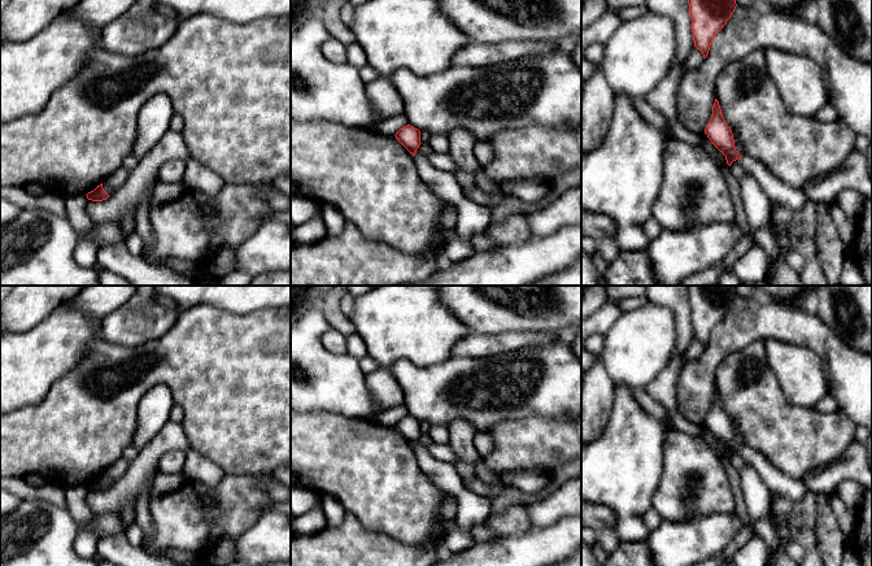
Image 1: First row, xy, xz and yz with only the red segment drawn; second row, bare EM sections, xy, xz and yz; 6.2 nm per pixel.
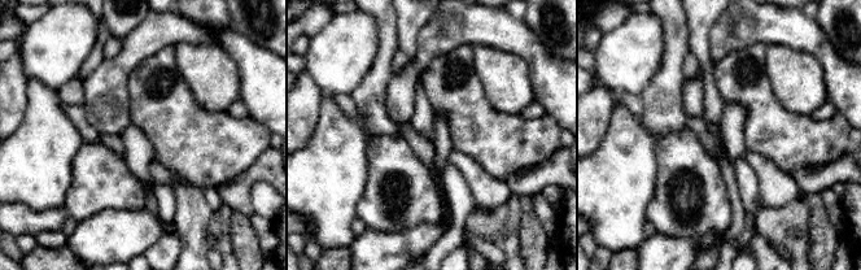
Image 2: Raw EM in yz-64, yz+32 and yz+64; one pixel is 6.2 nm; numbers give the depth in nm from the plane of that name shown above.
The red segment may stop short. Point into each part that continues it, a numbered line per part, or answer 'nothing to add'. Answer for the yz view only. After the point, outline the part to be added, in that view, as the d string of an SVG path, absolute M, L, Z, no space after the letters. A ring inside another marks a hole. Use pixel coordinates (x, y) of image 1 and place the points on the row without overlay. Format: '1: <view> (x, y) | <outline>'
1: yz (777, 483) | M744 445L740 454L745 462L754 466L771 495L798 501L807 492L803 479L795 479L784 474L763 453Z

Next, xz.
nothing to add

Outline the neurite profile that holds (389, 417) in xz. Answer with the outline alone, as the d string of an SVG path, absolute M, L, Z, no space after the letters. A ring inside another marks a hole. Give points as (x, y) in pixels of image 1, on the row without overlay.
M402 404L372 414L367 417L367 419L382 426L396 426L396 423L406 415L409 415L409 413L405 404Z

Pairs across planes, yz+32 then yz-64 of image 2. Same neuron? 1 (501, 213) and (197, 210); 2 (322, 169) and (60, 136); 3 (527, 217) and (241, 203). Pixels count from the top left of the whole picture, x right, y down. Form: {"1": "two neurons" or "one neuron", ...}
{"1": "two neurons", "2": "one neuron", "3": "two neurons"}

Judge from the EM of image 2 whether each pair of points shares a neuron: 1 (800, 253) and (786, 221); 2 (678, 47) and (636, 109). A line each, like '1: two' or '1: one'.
1: one
2: two

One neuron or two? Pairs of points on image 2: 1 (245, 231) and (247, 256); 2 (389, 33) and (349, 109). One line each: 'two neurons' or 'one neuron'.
1: one neuron
2: two neurons

